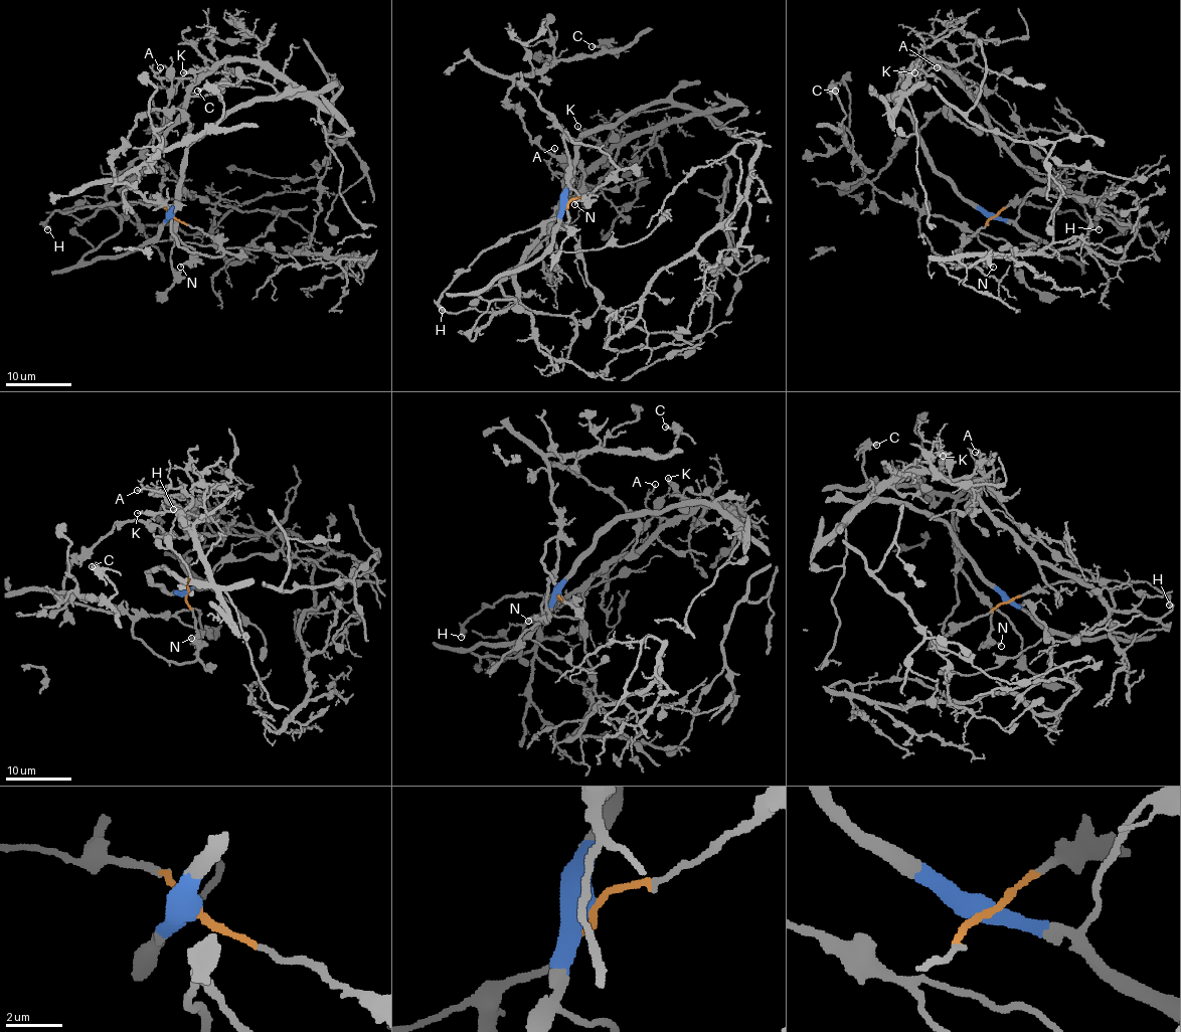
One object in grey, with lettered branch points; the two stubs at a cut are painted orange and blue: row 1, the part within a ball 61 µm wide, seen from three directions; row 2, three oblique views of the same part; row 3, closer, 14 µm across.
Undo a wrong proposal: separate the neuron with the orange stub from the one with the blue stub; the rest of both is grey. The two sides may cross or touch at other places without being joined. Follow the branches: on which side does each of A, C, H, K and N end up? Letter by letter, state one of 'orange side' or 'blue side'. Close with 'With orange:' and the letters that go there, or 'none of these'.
A: blue side
C: orange side
H: orange side
K: blue side
N: orange side
With orange: C, H, N

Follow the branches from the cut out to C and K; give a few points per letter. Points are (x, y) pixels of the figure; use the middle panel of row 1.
C: (566, 203), (618, 167), (576, 144), (514, 77), (542, 74), (560, 59), (617, 56), (610, 45), (592, 46)
K: (566, 203), (588, 133), (671, 105), (617, 114), (610, 124), (620, 139), (608, 149), (576, 126)

